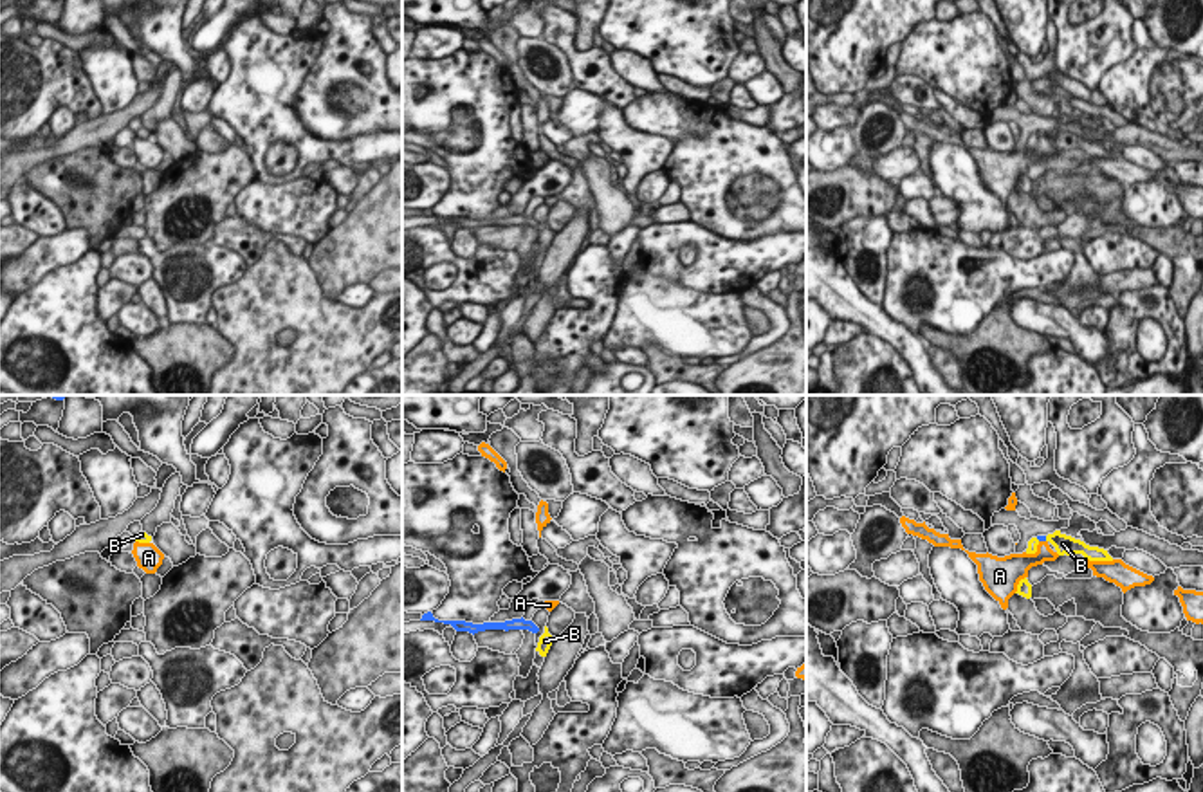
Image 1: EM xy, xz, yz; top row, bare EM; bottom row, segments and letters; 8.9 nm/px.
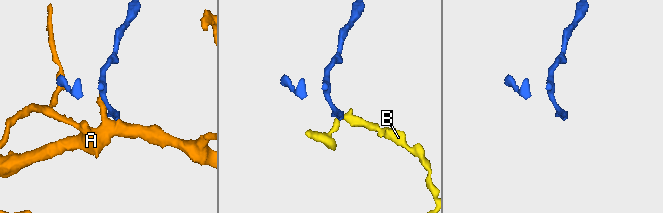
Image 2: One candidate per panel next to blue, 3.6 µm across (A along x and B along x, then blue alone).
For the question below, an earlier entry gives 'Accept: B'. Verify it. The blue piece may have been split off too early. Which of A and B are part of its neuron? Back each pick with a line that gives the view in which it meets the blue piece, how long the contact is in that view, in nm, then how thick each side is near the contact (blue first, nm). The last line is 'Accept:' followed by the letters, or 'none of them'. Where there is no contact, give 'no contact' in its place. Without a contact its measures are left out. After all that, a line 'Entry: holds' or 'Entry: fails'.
A: meets blue in yz; contact 70 nm long; 60 nm thick on the blue side, 160 nm on the other
Accept: A
Entry: fails

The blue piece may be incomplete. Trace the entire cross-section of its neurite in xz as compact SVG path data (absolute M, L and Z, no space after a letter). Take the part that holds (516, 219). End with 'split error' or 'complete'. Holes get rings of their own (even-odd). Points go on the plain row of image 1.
M431 207L424 209L420 216L435 216L435 218L444 218L444 220L451 220L456 227L469 227L469 229L478 229L478 227L485 227L485 226L528 226L532 229L537 229L539 224L532 218L532 216L525 216L521 215L512 215L512 216L505 216L505 218L483 218L483 220L473 220L473 218L465 218L465 216L438 216L433 213Z; complete

